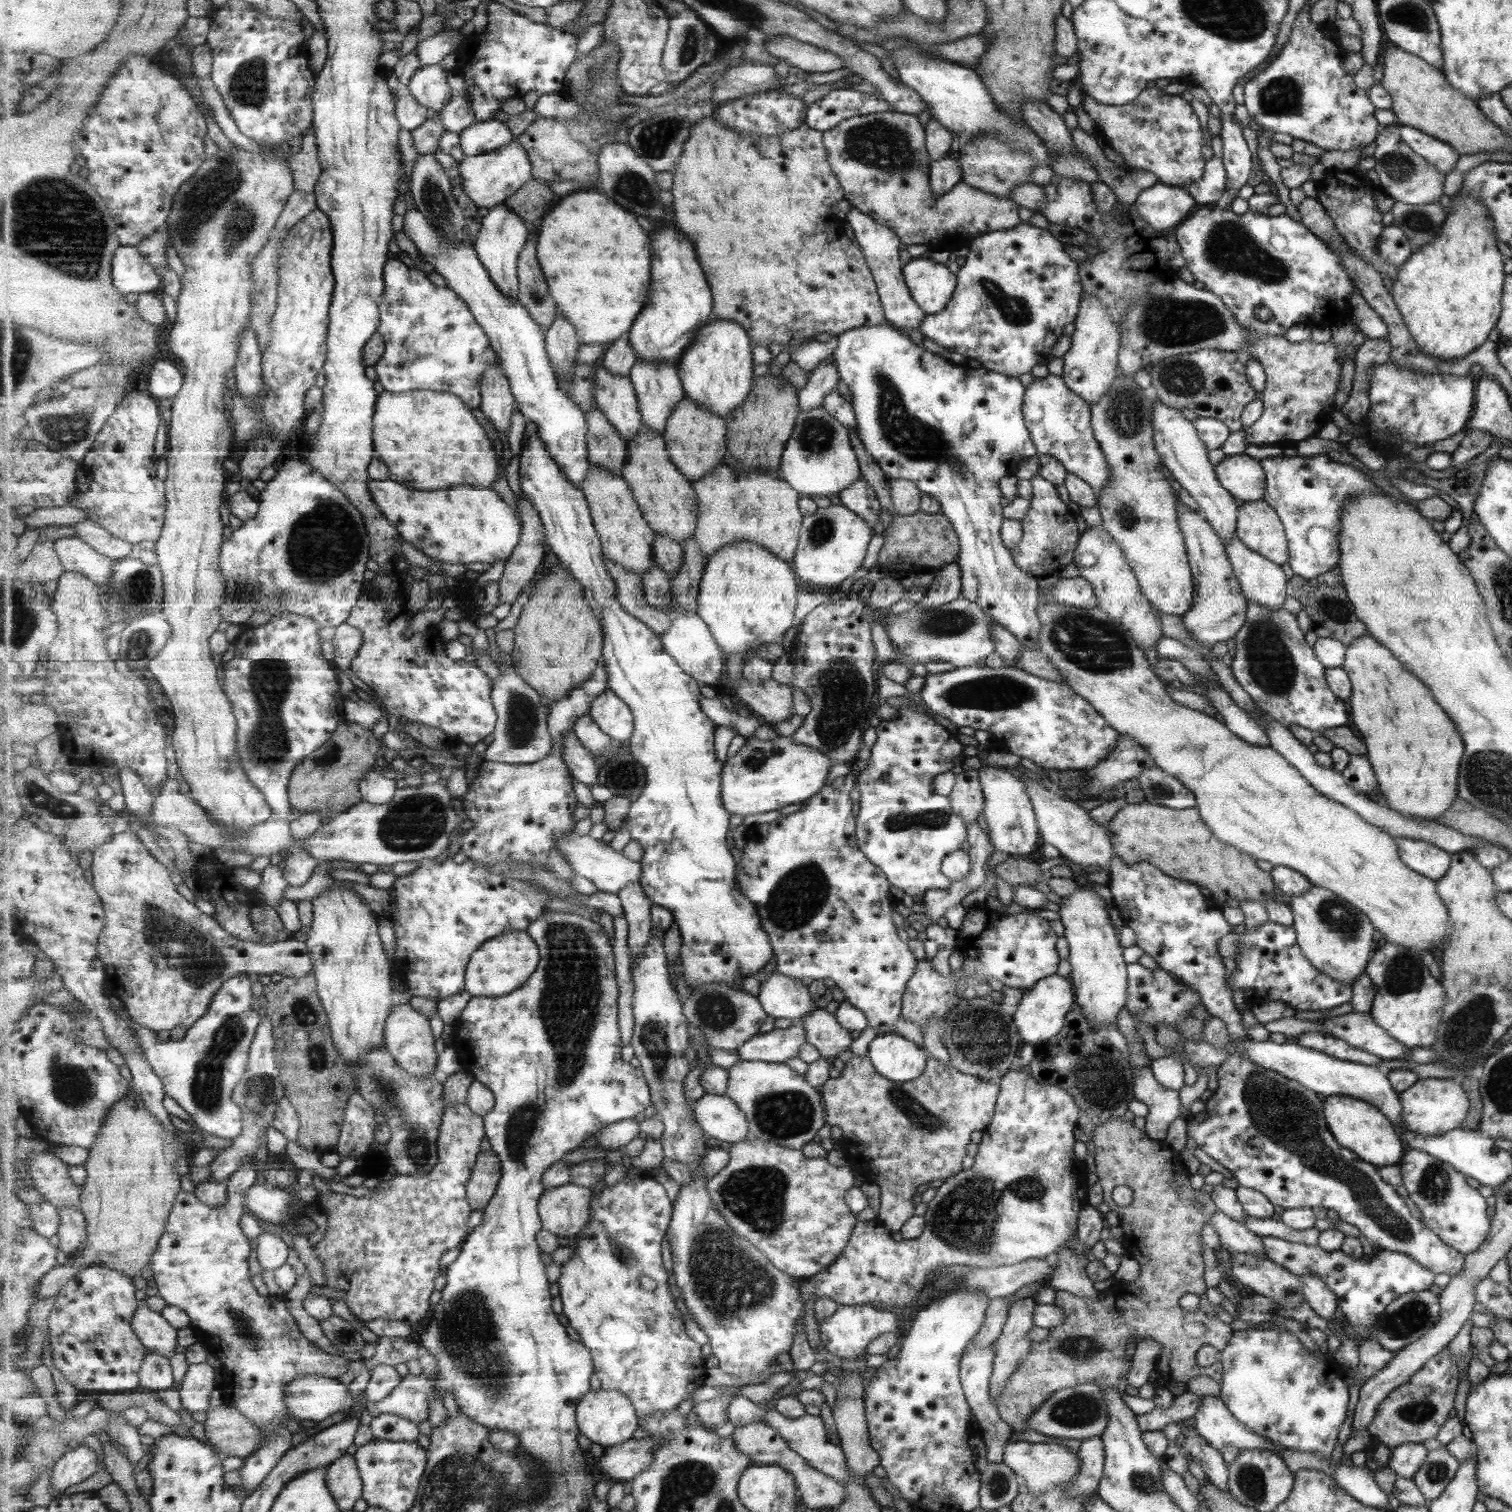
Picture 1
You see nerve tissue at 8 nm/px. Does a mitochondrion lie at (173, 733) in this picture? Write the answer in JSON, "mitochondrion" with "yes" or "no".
{"mitochondrion":"no"}

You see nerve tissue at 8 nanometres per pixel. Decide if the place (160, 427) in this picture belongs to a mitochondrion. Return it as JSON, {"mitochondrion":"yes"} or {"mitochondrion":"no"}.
{"mitochondrion":"no"}

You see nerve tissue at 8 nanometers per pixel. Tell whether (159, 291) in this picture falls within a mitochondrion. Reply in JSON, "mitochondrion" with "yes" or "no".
{"mitochondrion":"no"}

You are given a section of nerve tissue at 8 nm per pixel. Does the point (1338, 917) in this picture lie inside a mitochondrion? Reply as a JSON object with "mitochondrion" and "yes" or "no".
{"mitochondrion":"yes"}

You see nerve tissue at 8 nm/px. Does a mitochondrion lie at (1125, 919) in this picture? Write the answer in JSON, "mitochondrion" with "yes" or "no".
{"mitochondrion":"no"}

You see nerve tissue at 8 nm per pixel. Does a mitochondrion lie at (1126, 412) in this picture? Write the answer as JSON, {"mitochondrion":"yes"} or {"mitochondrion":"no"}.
{"mitochondrion":"yes"}

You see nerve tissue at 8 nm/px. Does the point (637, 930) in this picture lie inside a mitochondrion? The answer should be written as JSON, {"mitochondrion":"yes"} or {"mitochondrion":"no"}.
{"mitochondrion":"no"}

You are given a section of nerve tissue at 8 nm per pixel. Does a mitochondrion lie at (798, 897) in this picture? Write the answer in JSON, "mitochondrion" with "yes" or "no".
{"mitochondrion":"yes"}

